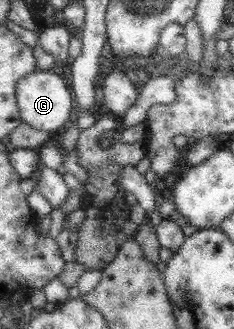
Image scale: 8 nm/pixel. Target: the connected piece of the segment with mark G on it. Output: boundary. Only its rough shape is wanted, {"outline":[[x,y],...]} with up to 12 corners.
{"outline":[[38,68],[17,86],[23,121],[53,132],[70,121],[72,93]]}

